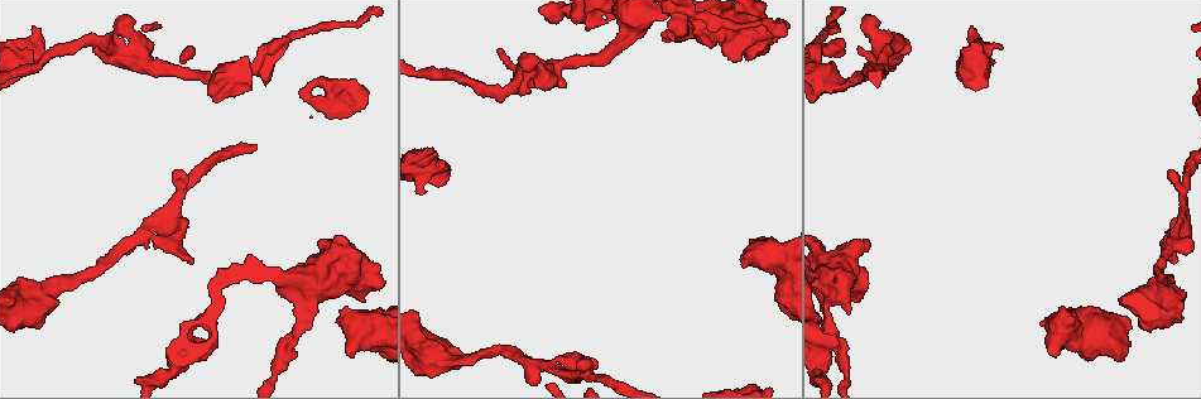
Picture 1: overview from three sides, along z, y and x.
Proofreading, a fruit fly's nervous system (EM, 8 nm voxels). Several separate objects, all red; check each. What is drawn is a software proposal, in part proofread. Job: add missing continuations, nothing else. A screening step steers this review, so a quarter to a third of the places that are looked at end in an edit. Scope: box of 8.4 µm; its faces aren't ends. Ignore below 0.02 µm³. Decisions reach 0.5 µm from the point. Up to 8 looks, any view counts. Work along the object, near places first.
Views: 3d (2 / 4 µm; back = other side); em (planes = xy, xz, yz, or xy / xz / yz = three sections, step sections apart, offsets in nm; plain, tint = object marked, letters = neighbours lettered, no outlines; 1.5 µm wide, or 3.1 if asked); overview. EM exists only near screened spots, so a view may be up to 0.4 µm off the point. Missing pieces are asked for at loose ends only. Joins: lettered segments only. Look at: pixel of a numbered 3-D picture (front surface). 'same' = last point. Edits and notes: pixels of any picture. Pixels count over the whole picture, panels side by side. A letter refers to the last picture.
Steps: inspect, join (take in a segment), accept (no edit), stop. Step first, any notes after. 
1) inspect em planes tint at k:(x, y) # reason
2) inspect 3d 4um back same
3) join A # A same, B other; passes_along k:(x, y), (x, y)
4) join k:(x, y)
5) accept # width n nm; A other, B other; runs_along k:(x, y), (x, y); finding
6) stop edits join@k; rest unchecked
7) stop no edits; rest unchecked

inspect em planes letters at 1:(737, 59) # free end

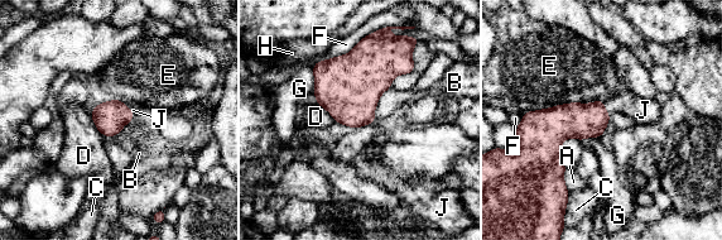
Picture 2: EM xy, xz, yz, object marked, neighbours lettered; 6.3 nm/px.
join J # width 200 nm; A other, B other, C other, D other, E other, F other, G other, H other, J same; passes_along 2:(577, 120), (603, 108), (643, 110); the cell continues

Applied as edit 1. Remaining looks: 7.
inspect em planes plain at 1:(1072, 319) # an open end

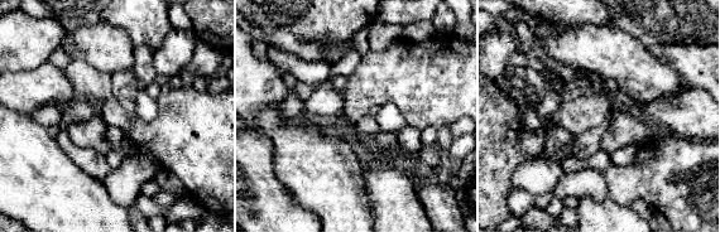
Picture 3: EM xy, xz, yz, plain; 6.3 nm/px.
inspect em planes letters same

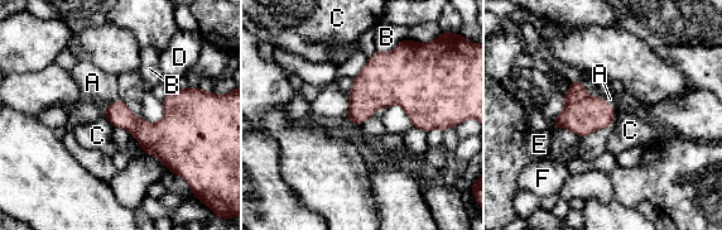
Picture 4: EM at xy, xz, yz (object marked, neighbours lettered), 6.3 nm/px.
join A # longest_contact B 220 nm; A same, B other, C other, D other, E other, F other; the cell continues

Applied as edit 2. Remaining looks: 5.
inspect 3d 2um at 1:(972, 29) # branch stops here

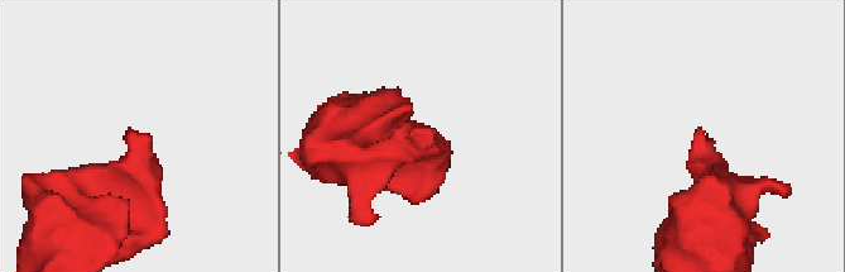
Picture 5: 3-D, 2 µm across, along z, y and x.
inspect em planes letters at 5:(432, 128) # shape alone is not enough

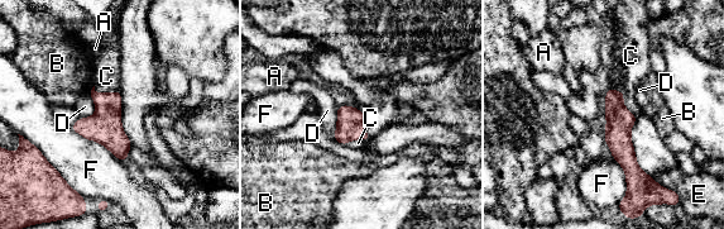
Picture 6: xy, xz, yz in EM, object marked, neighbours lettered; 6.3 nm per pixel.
join C # width 180 nm; A other, B other, C same, D other, E other, F other; passes_along 6:(104, 127), (105, 92), (108, 66); the cell continues

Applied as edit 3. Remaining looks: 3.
stop edits join@2, join@4, join@6; rest unchecked

